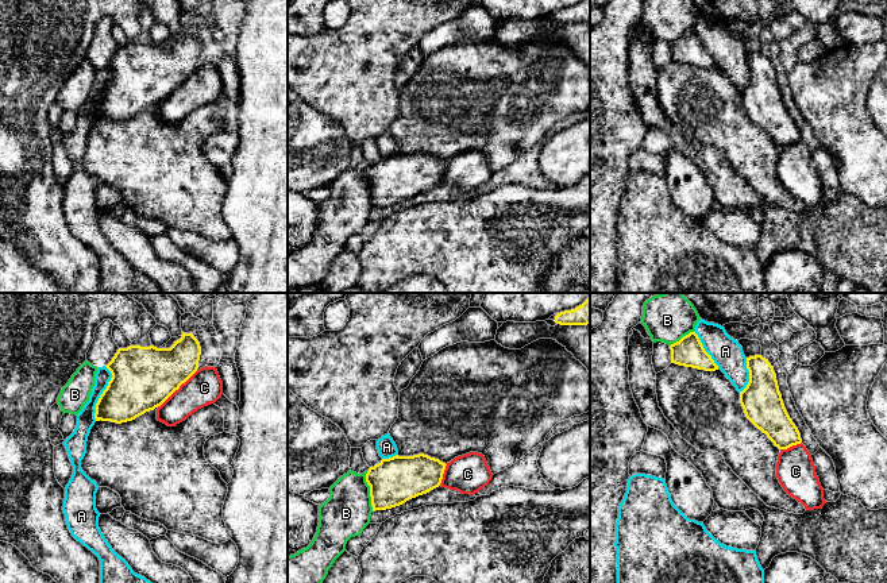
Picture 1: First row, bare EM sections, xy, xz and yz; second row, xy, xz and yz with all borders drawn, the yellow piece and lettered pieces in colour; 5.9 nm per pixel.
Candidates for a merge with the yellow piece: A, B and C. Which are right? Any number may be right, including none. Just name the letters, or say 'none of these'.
none of these

